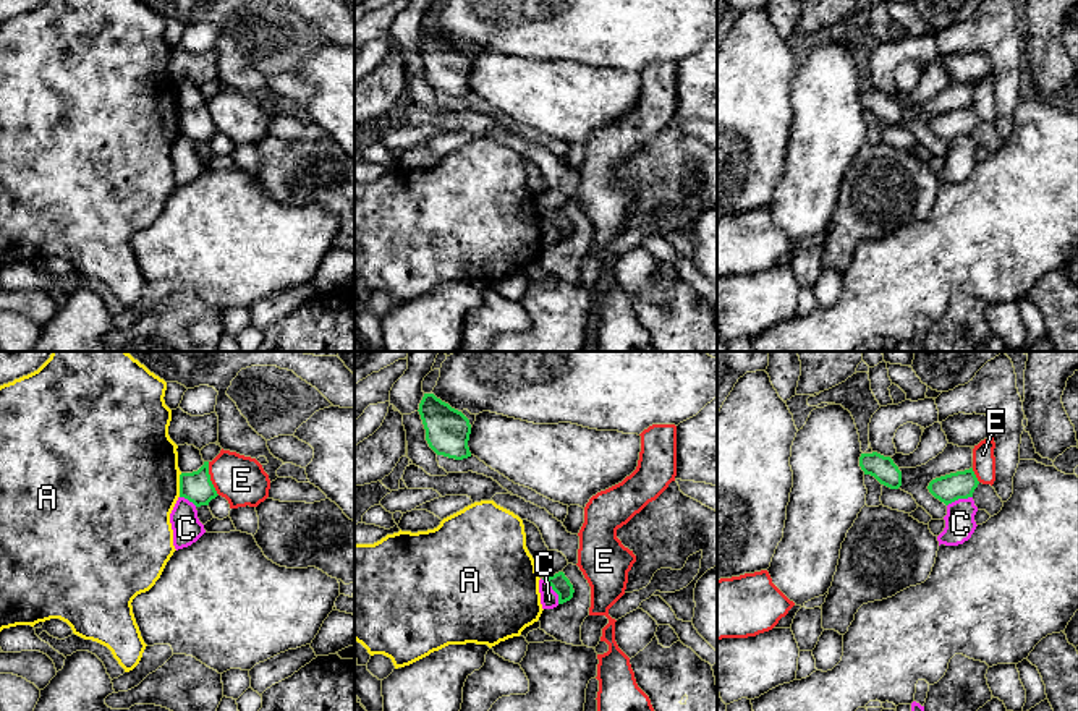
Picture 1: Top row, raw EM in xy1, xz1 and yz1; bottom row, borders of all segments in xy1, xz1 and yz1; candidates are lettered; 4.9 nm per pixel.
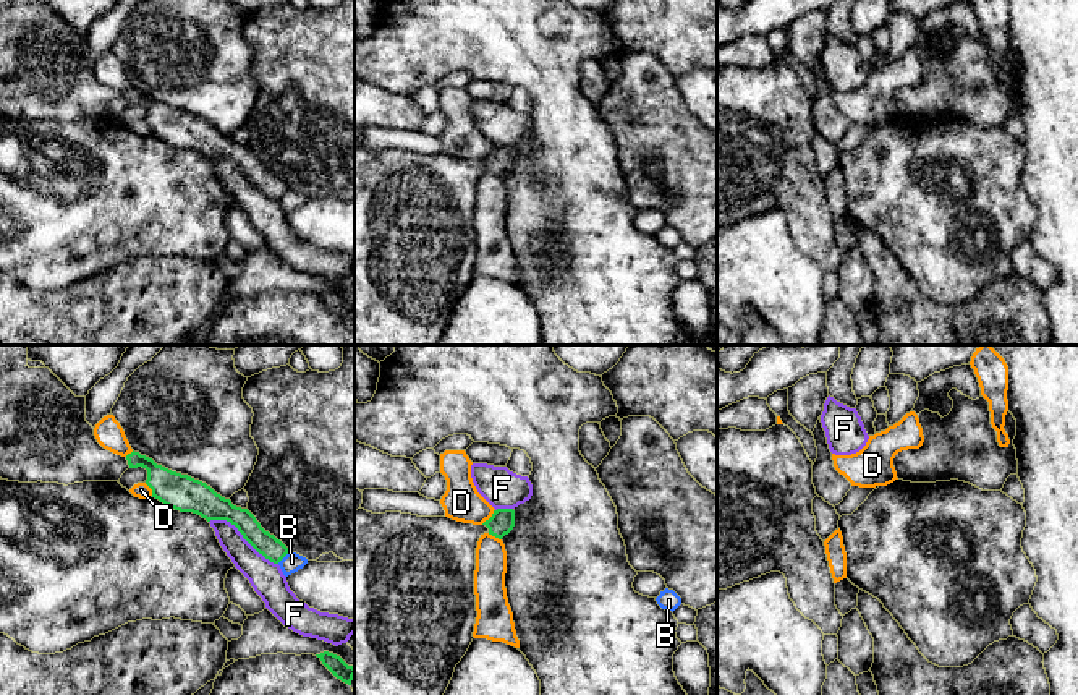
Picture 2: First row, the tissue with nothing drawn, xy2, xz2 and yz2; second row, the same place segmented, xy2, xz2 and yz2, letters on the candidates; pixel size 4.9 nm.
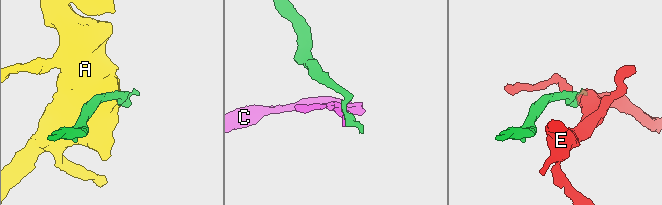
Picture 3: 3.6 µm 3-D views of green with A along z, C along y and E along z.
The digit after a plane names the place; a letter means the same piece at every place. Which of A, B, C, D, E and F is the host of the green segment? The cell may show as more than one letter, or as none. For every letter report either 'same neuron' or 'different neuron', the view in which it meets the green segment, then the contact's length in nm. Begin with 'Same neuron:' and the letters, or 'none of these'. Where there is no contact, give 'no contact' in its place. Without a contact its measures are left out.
Same neuron: none of these
A: different neuron; contact in xy1; length 120 nm
B: different neuron; contact in xy2; length 90 nm
C: different neuron; contact in xz1; length 160 nm
D: different neuron; contact in xz2; length 100 nm
E: different neuron; contact in xy1; length 180 nm
F: different neuron; contact in xy2; length 400 nm

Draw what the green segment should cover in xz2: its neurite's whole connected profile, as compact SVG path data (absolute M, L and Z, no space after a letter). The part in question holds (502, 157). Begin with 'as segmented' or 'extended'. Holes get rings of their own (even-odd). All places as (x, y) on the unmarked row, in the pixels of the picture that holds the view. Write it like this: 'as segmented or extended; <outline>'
extended; M497 146L482 162L448 154L354 147L354 345L437 345L466 292L477 254L476 185L484 170L499 177L515 164L513 146Z

